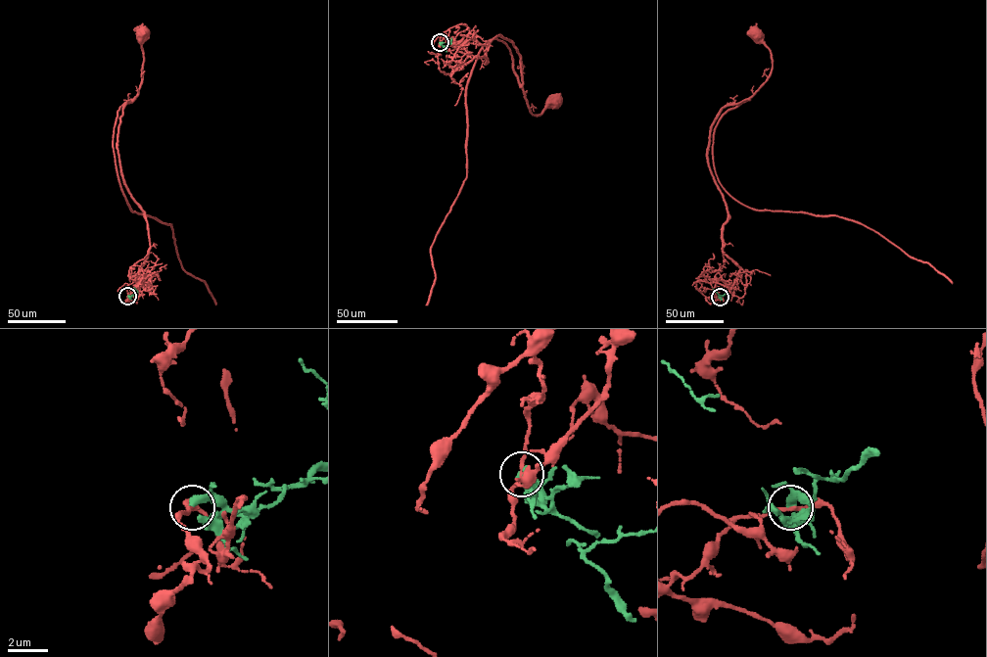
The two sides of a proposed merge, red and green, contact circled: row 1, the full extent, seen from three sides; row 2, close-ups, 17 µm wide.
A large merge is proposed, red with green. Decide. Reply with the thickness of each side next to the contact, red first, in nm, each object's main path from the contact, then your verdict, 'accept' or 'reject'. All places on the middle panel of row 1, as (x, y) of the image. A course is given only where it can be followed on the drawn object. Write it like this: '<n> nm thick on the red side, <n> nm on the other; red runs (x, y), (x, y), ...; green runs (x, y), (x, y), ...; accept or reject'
180 nm thick on the red side, 440 nm on the other; red runs (440, 42), (469, 28), (455, 68), (489, 62), (493, 39), (510, 40), (533, 115), (549, 100); green runs (440, 42), (447, 46), (451, 38); reject

